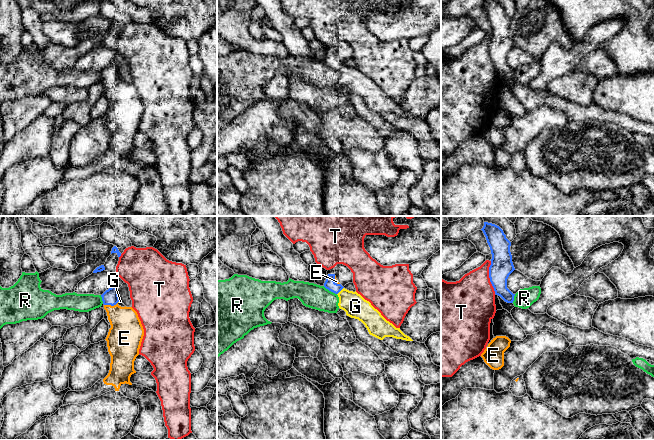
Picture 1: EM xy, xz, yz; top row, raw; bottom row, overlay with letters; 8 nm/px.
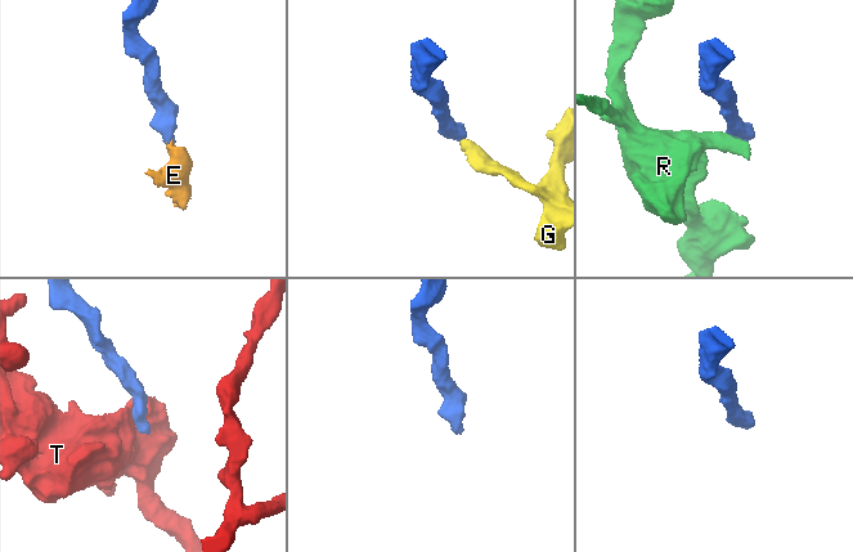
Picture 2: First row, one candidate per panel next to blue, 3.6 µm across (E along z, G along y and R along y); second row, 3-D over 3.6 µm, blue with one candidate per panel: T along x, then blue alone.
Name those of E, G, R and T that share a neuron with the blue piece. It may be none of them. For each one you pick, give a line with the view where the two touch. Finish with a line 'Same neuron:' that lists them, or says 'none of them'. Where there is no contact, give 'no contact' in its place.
E: xy
Same neuron: E

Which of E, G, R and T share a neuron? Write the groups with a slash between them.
E / G R / T

